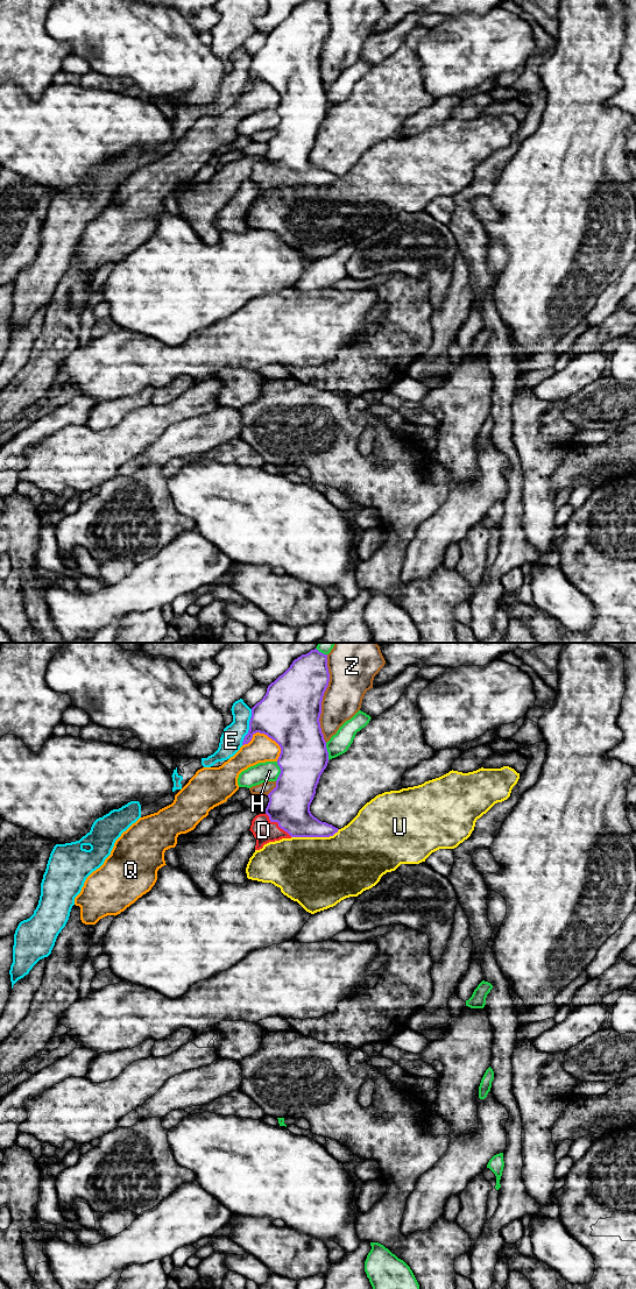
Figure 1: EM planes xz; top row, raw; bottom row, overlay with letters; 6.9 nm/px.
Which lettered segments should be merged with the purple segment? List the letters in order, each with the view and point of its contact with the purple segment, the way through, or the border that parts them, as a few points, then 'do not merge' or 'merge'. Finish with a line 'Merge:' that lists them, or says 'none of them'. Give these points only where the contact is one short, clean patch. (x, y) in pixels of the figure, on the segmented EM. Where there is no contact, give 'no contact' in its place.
D: contact xz (278, 824); merge
E: contact xz (249, 727); do not merge
H: contact xz (281, 771); do not merge
Q: contact xz (263, 732); do not merge
U: contact xz (315, 836); do not merge
Z: contact xz (322, 699); do not merge
Merge: D

